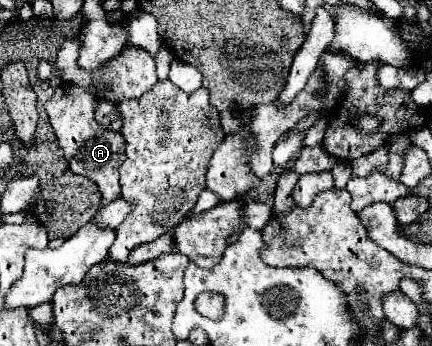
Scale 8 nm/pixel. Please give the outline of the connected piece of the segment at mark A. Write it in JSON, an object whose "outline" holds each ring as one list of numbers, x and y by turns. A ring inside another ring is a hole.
{"outline":[[63,84,47,100,45,110,49,116,49,124,57,136,57,144,63,150,65,160,69,162,69,170,73,174,87,176,89,180,93,180,107,202,119,198,121,196,119,166,123,164,123,158,125,158,125,142,121,132,105,130,95,122,93,96,77,86]]}

